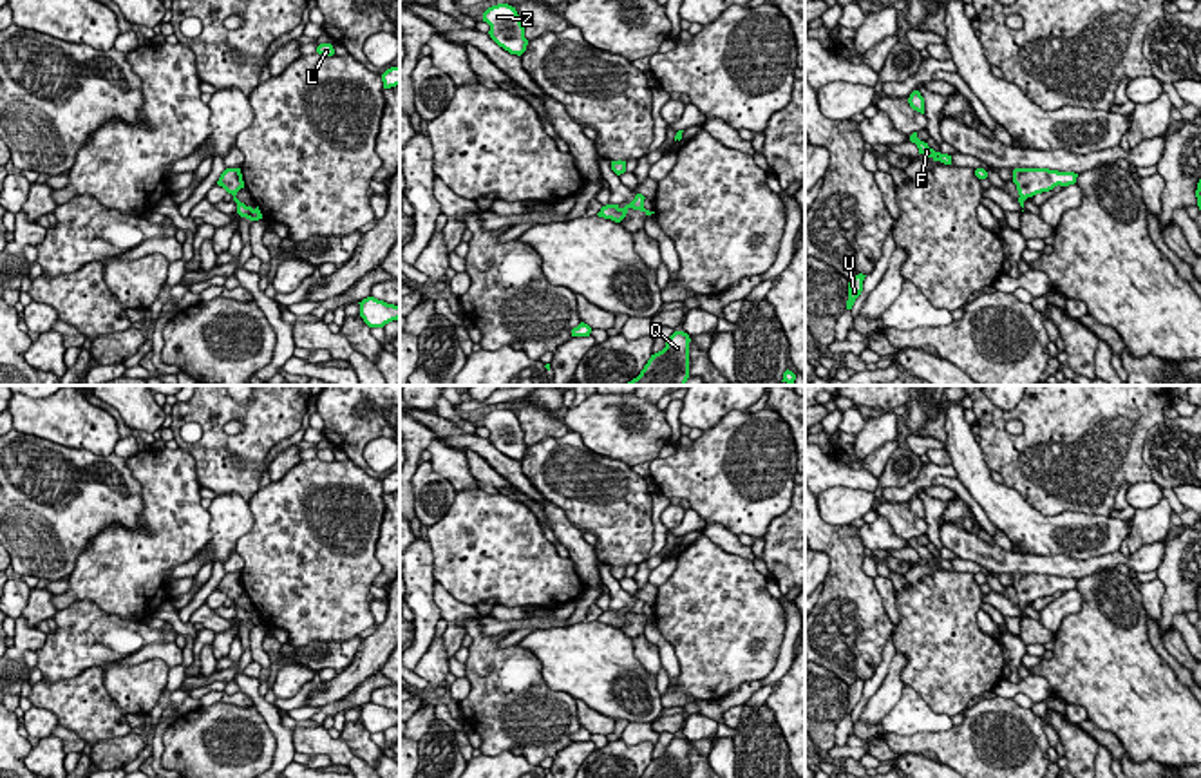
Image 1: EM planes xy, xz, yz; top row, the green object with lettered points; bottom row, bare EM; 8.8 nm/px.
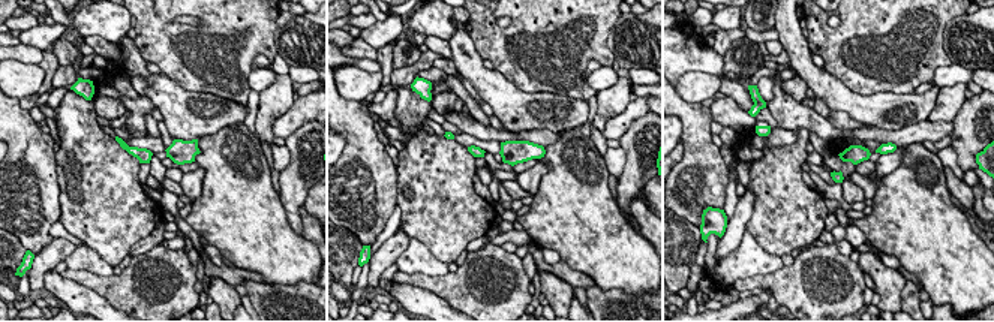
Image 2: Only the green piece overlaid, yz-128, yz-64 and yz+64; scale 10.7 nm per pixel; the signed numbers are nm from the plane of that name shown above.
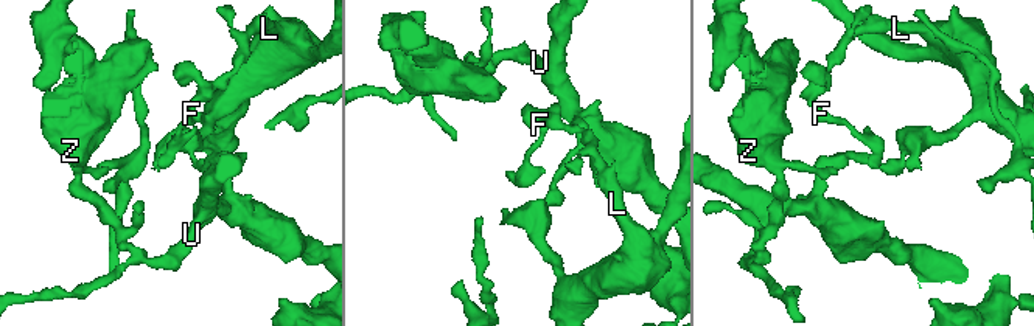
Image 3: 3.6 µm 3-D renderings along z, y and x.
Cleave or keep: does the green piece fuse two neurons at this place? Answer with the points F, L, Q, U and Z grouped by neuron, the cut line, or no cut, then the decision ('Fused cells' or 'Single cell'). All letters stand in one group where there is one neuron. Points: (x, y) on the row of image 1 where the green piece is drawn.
Groups: F L Q / U Z. Split along yz (1019, 198), (1024, 199). Fused cells

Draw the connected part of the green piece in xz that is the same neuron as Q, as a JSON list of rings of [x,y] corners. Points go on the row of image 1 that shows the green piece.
[[[675,331],[666,347],[648,360],[637,378],[622,385],[686,385],[689,378],[689,335]]]

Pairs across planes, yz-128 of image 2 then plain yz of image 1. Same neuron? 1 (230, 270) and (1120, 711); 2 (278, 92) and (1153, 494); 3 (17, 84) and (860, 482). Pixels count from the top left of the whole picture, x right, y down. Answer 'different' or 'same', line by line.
1: different
2: different
3: different

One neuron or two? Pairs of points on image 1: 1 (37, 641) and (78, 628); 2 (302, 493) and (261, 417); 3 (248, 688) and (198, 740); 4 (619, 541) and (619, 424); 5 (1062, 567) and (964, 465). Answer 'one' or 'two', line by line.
1: two
2: two
3: two
4: two
5: two

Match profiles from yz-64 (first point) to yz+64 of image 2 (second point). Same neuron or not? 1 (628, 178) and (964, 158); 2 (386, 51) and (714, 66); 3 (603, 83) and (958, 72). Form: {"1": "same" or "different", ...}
{"1": "same", "2": "different", "3": "same"}

